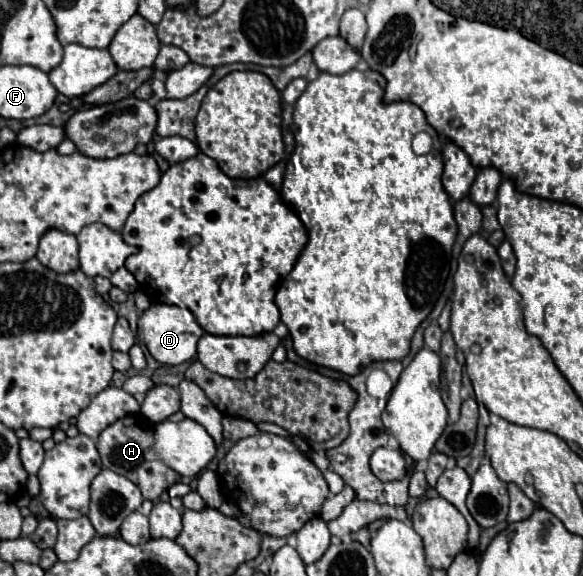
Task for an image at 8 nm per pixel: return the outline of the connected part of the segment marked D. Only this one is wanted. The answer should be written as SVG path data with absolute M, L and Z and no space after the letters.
M153 304L147 308L137 322L137 340L145 342L151 356L163 364L181 364L191 360L197 354L197 340L203 336L203 328L197 324L195 316L187 308L171 306L171 304Z

